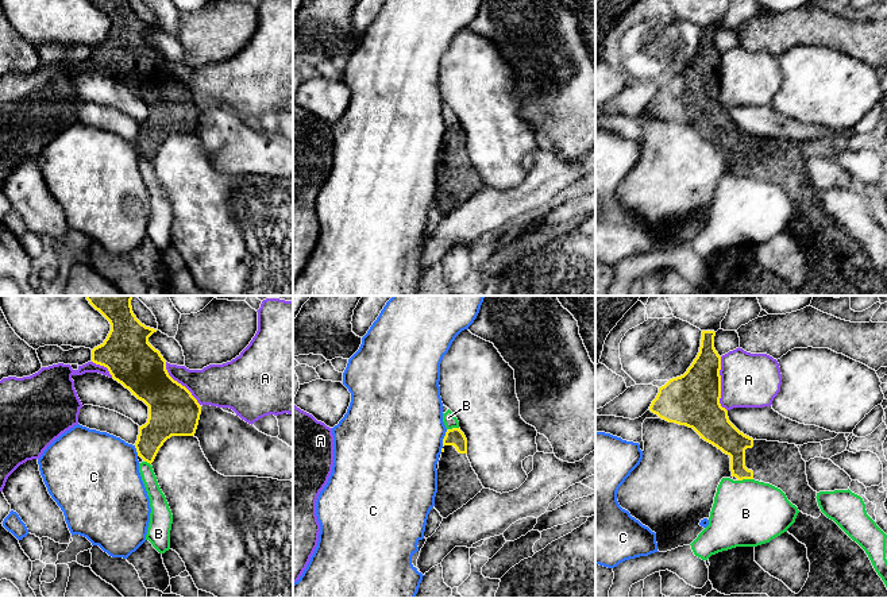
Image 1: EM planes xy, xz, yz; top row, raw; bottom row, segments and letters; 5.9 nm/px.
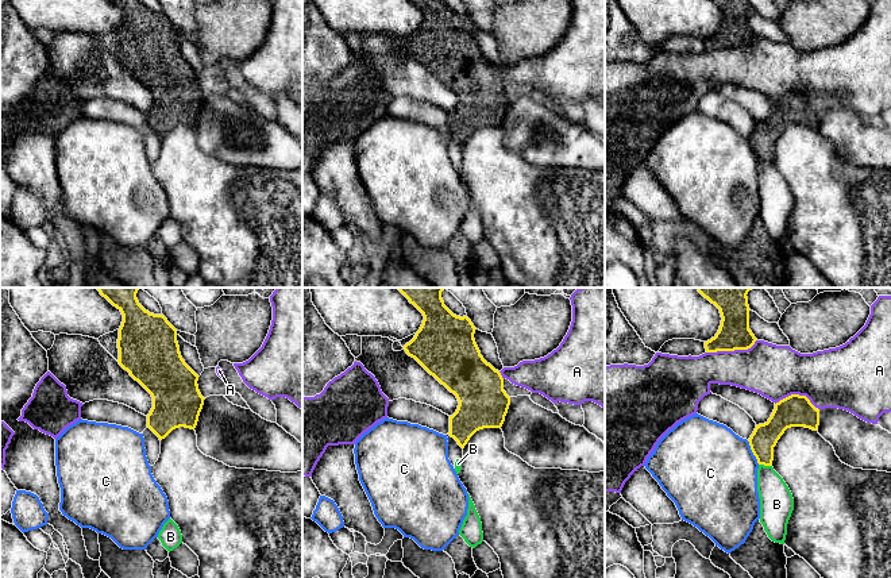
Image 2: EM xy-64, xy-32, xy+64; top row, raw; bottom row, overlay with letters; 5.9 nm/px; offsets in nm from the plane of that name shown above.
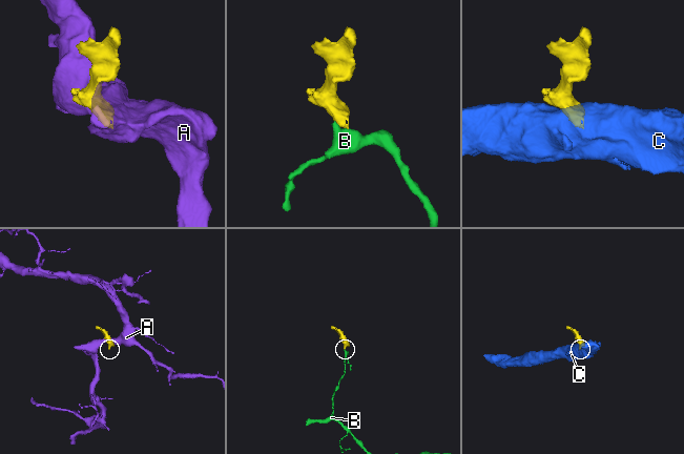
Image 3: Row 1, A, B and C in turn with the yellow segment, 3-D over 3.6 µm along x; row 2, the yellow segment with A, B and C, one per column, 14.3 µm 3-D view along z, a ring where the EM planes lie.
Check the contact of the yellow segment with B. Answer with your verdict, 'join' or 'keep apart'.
keep apart

